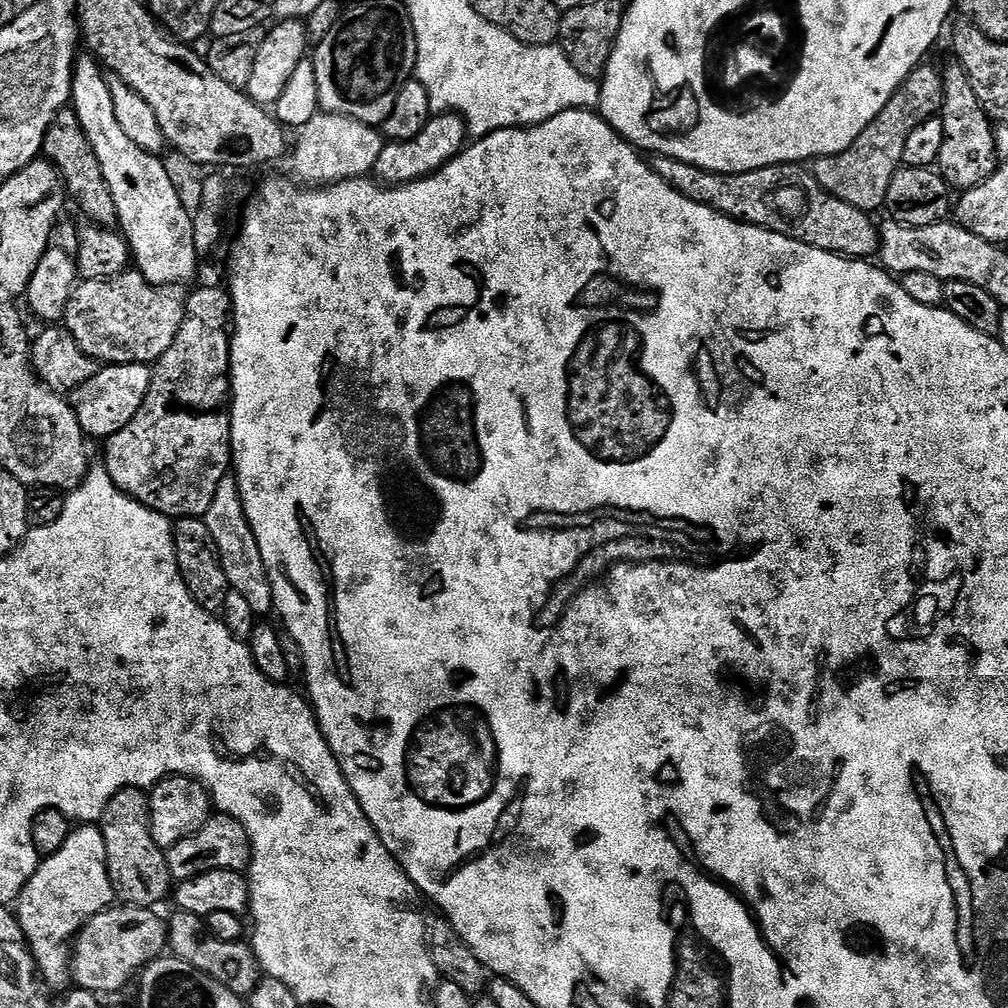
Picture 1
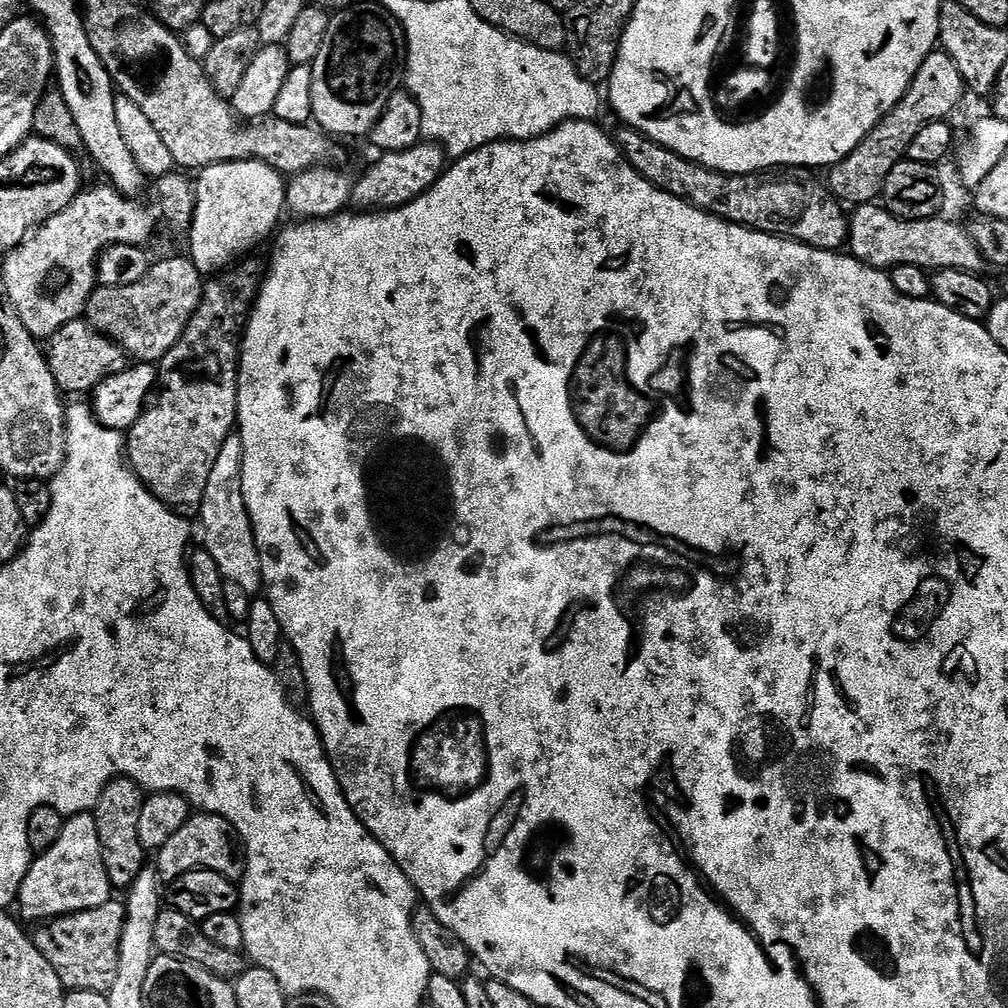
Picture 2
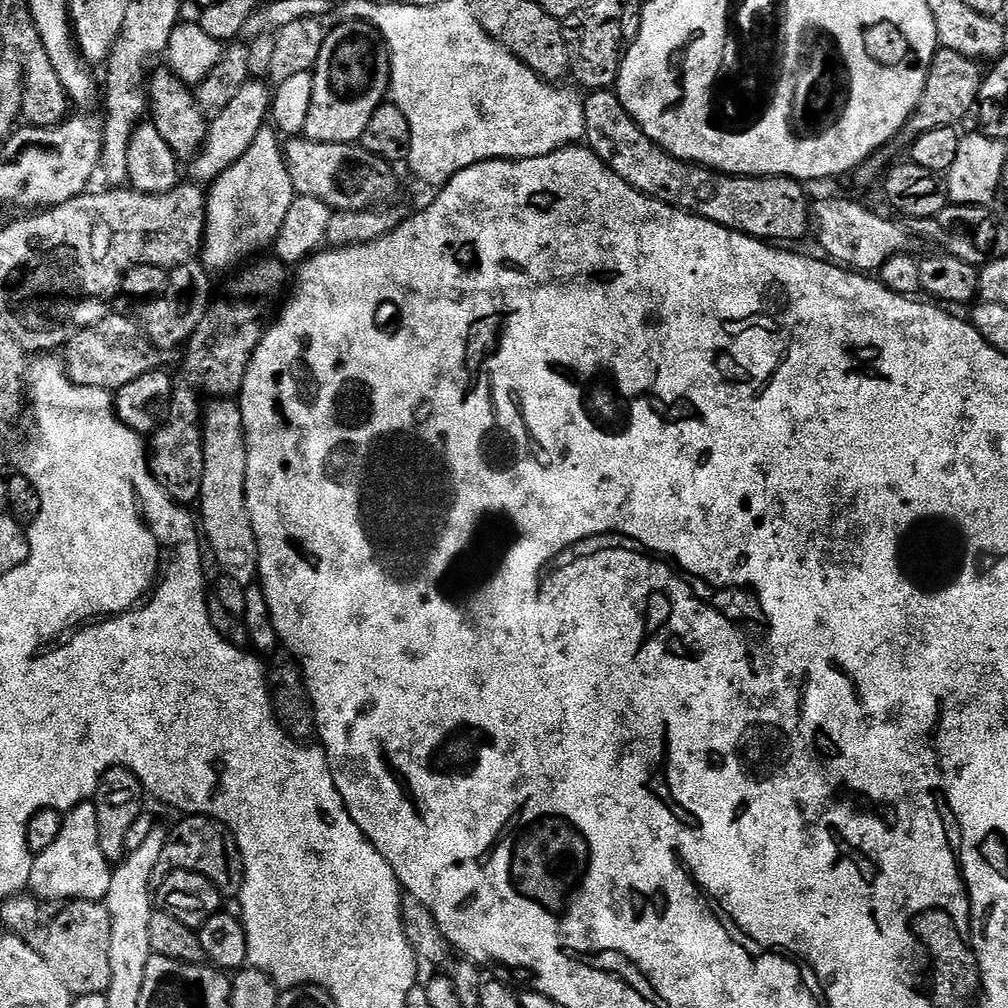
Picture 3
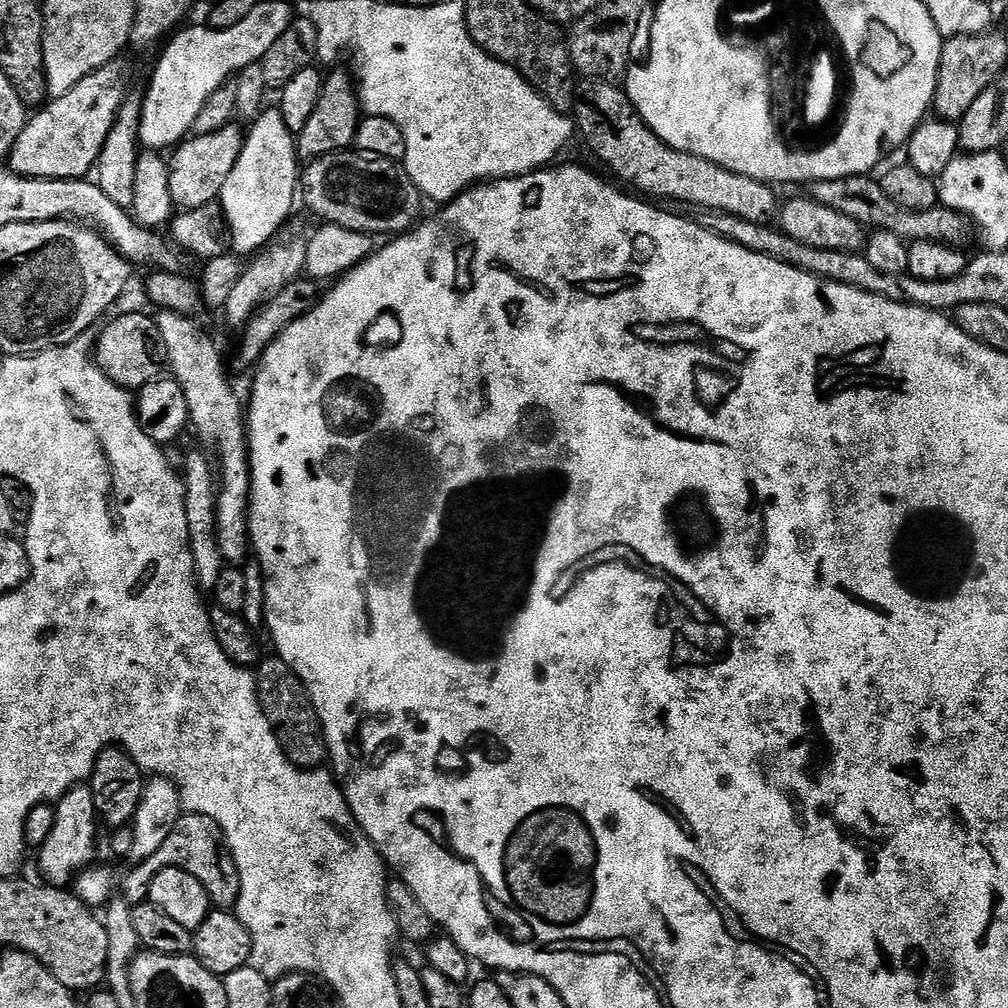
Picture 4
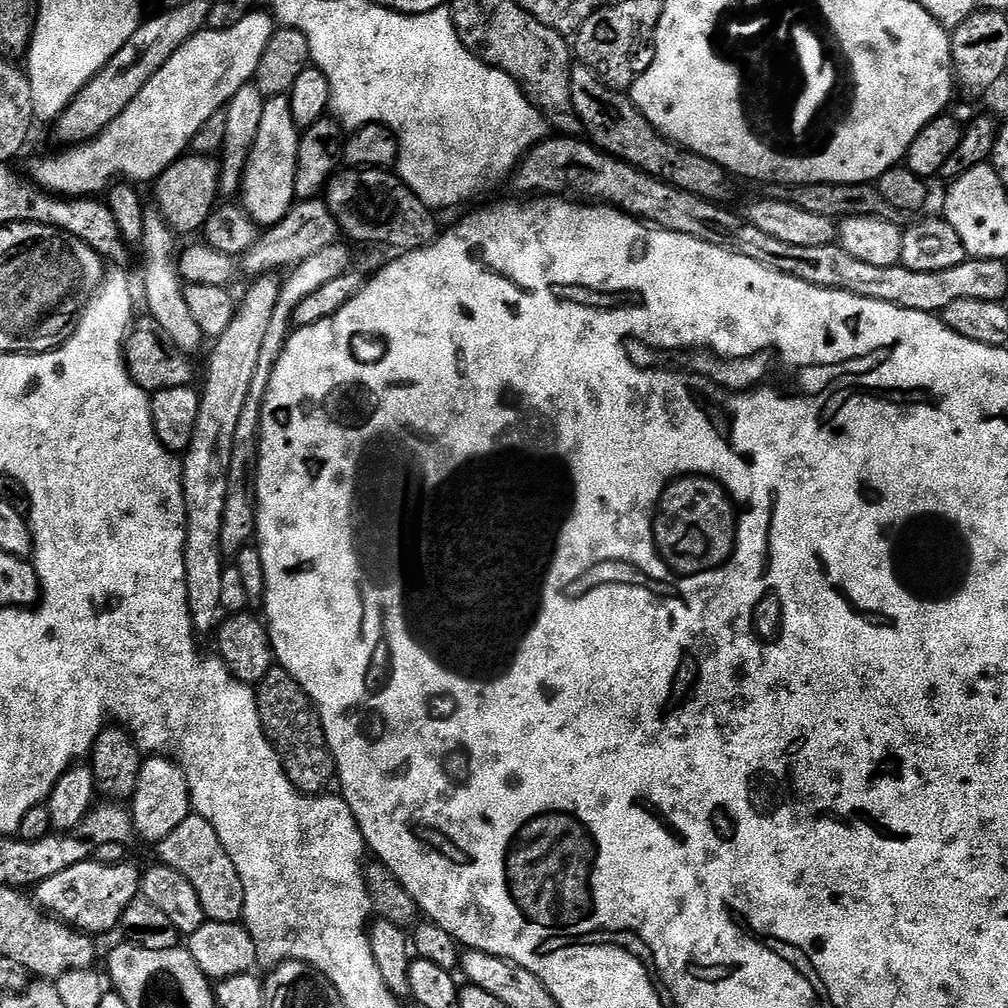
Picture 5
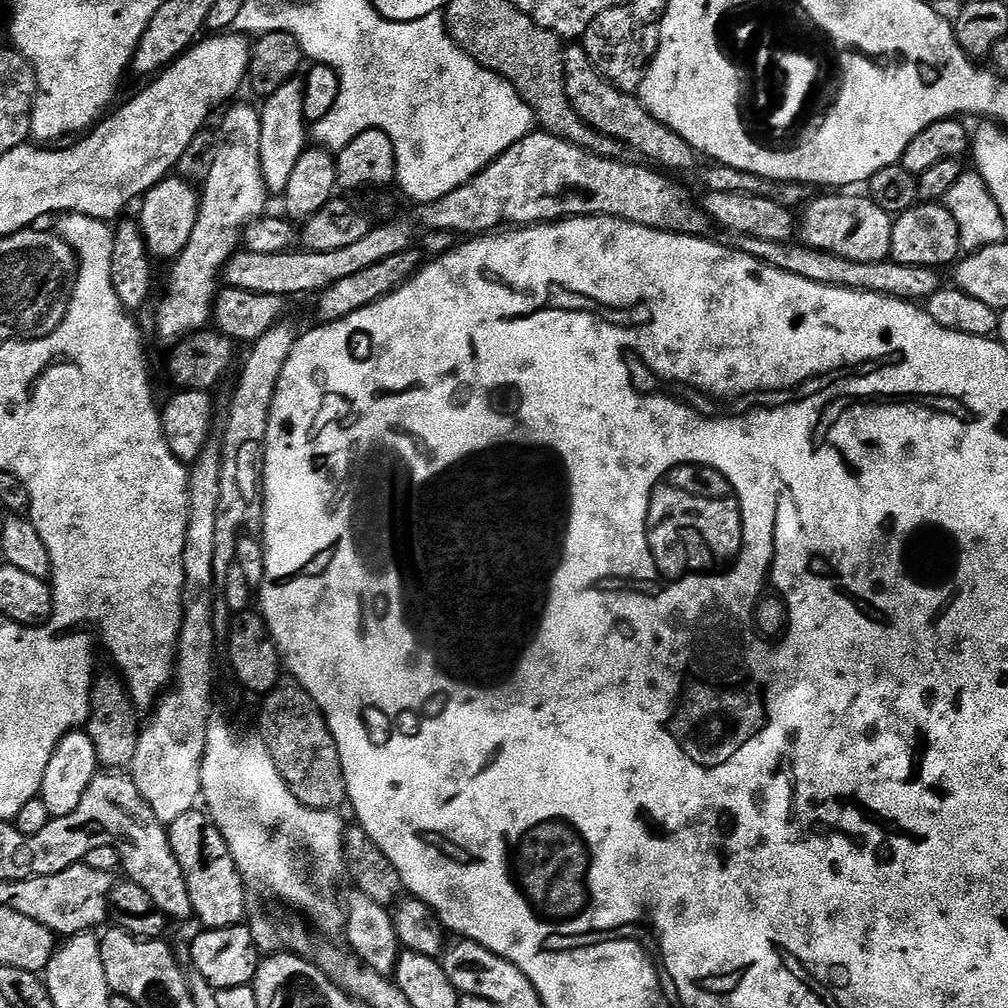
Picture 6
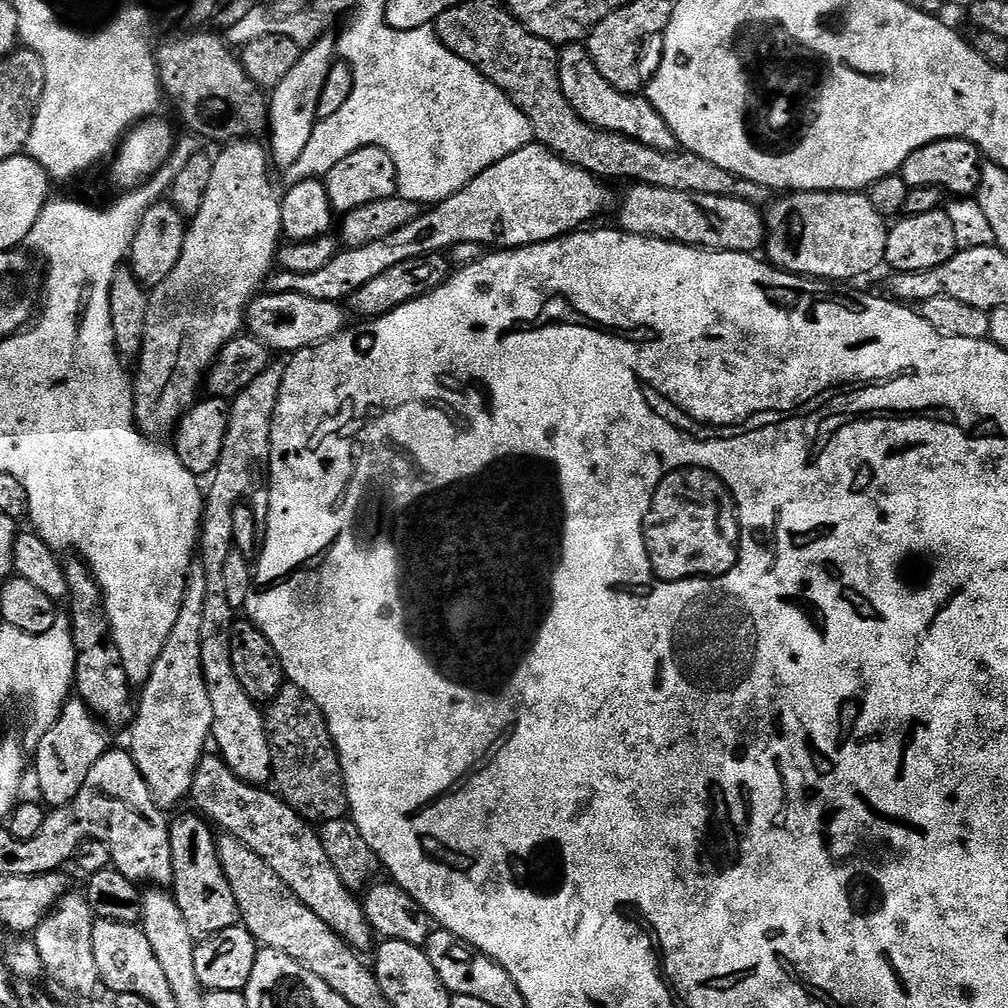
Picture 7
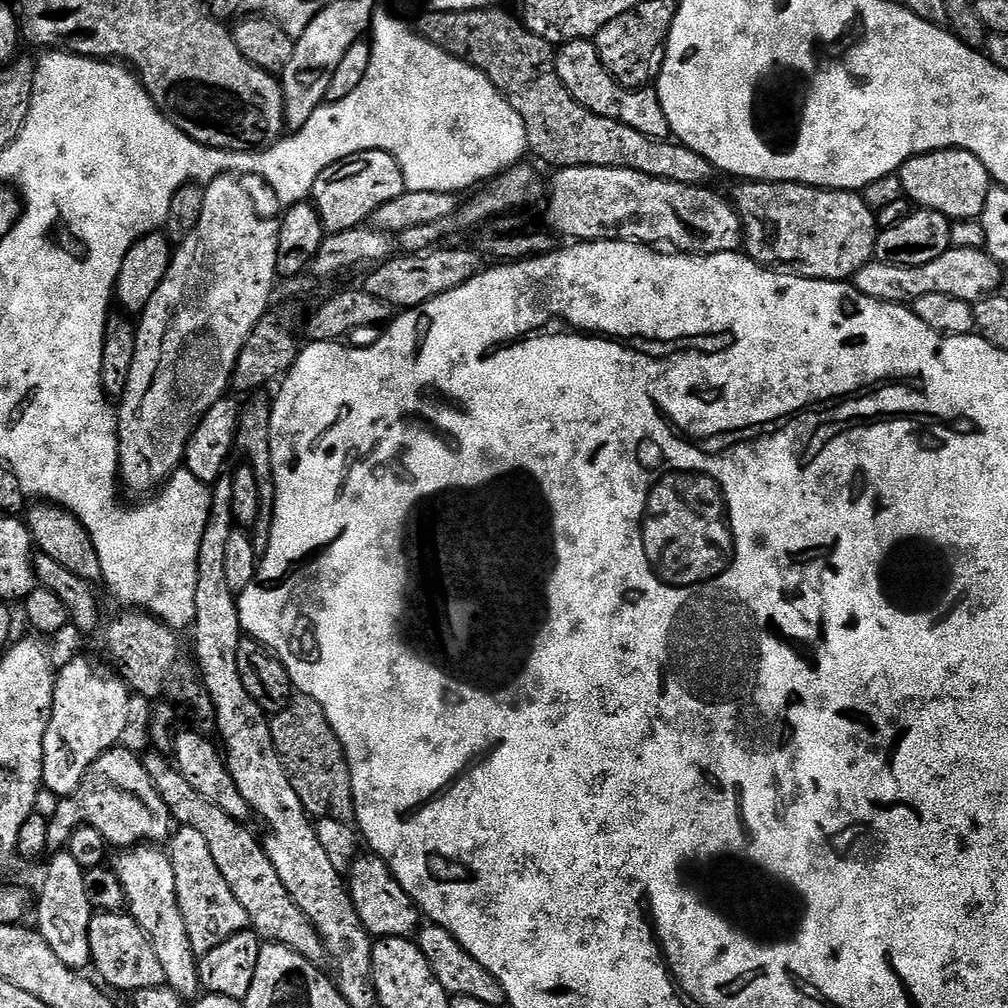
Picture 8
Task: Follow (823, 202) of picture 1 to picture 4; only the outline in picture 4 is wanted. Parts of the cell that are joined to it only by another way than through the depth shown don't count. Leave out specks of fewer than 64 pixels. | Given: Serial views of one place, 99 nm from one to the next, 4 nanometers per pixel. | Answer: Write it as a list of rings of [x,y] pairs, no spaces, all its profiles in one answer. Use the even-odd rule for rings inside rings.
[[[581,79],[576,86],[574,128],[579,139],[581,136],[588,143],[589,150],[617,176],[615,177],[617,181],[625,180],[626,183],[637,188],[634,189],[637,193],[655,198],[657,201],[677,200],[680,204],[693,204],[694,207],[700,208],[699,210],[734,214],[734,218],[742,218],[746,222],[755,224],[768,224],[777,219],[777,189],[773,185],[764,184],[760,180],[751,180],[742,174],[734,174],[706,158],[698,158],[689,152],[679,152],[669,144],[664,144],[662,138],[655,136],[648,123],[638,114],[638,110],[630,102],[627,91],[623,87],[616,87],[620,86],[606,80]]]

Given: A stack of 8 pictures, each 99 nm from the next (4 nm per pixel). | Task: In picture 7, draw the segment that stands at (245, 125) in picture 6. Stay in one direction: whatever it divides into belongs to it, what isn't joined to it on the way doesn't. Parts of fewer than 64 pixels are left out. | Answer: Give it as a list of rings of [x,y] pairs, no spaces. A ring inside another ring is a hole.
[[[256,138],[247,140],[234,140],[223,145],[224,148],[220,153],[214,156],[214,174],[210,178],[210,187],[206,189],[206,199],[202,201],[202,210],[198,210],[198,214],[191,217],[188,224],[188,233],[186,234],[186,242],[182,246],[182,258],[178,258],[178,266],[174,266],[174,270],[170,270],[170,274],[166,278],[166,282],[162,282],[157,288],[151,289],[148,297],[148,309],[146,310],[146,334],[142,342],[142,350],[138,357],[138,363],[134,368],[134,387],[136,389],[136,424],[140,427],[140,431],[146,436],[153,438],[168,438],[175,433],[176,425],[179,424],[193,404],[196,403],[202,392],[202,385],[205,383],[208,369],[216,361],[217,354],[222,350],[222,346],[226,346],[226,342],[230,342],[236,336],[241,335],[242,329],[246,324],[246,313],[248,311],[248,303],[254,299],[257,294],[265,287],[266,281],[273,271],[274,261],[276,258],[276,249],[282,243],[282,210],[280,209],[280,196],[278,192],[272,189],[272,180],[268,177],[268,164],[270,168],[270,156],[260,145],[261,141]]]

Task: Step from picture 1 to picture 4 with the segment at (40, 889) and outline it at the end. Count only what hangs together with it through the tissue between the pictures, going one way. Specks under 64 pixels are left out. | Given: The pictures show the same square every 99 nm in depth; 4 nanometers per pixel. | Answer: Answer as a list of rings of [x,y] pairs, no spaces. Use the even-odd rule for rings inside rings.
[[[77,786],[71,788],[62,799],[55,801],[56,817],[54,830],[50,830],[50,838],[38,849],[40,856],[40,872],[45,881],[52,886],[68,886],[74,877],[93,863],[96,856],[96,803],[91,787]]]

